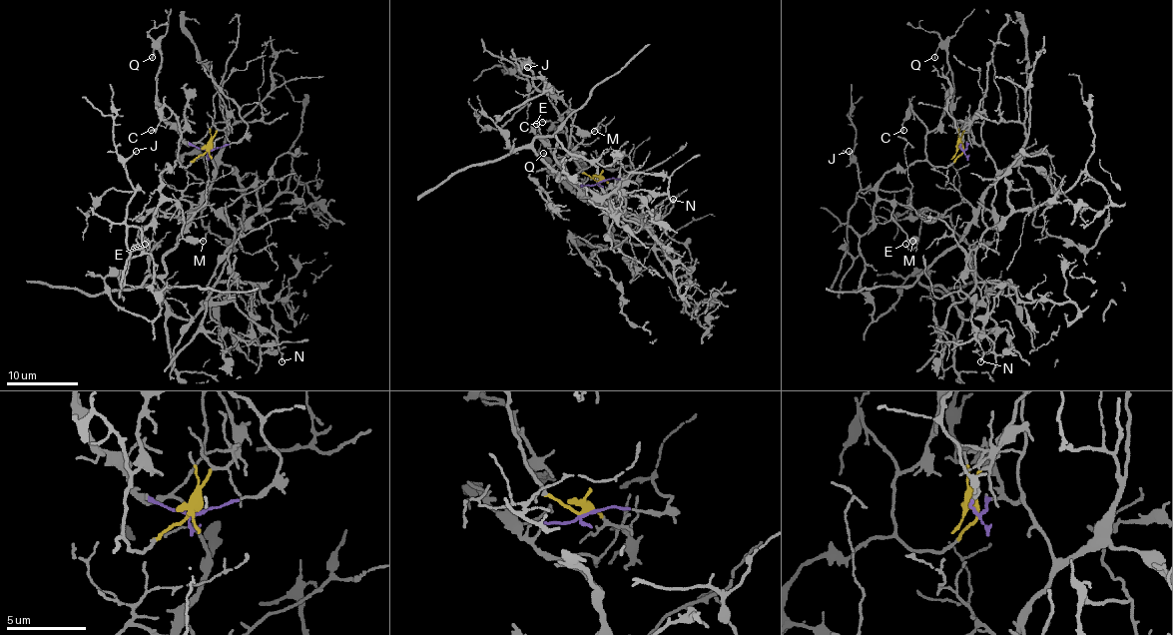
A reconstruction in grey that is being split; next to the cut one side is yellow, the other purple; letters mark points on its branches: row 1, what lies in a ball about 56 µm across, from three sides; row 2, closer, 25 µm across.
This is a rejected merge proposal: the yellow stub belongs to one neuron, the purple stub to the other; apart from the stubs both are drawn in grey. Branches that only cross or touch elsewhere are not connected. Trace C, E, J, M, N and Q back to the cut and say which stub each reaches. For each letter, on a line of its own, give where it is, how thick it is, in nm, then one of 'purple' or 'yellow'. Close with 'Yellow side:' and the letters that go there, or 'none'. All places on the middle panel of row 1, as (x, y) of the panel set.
C: place (542, 122); calibre 190 nm; yellow
E: place (536, 124); calibre 110 nm; purple
J: place (527, 67); calibre 130 nm; yellow
M: place (594, 131); calibre 110 nm; yellow
N: place (673, 199); calibre 180 nm; purple
Q: place (543, 153); calibre 140 nm; purple
Yellow side: C, J, M

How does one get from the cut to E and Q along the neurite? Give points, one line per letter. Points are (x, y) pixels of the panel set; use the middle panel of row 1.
E: (600, 181), (586, 184), (579, 195), (593, 200), (605, 215), (570, 181), (536, 124)
Q: (600, 181), (579, 184), (572, 191), (552, 170), (548, 172), (552, 166), (543, 152)

